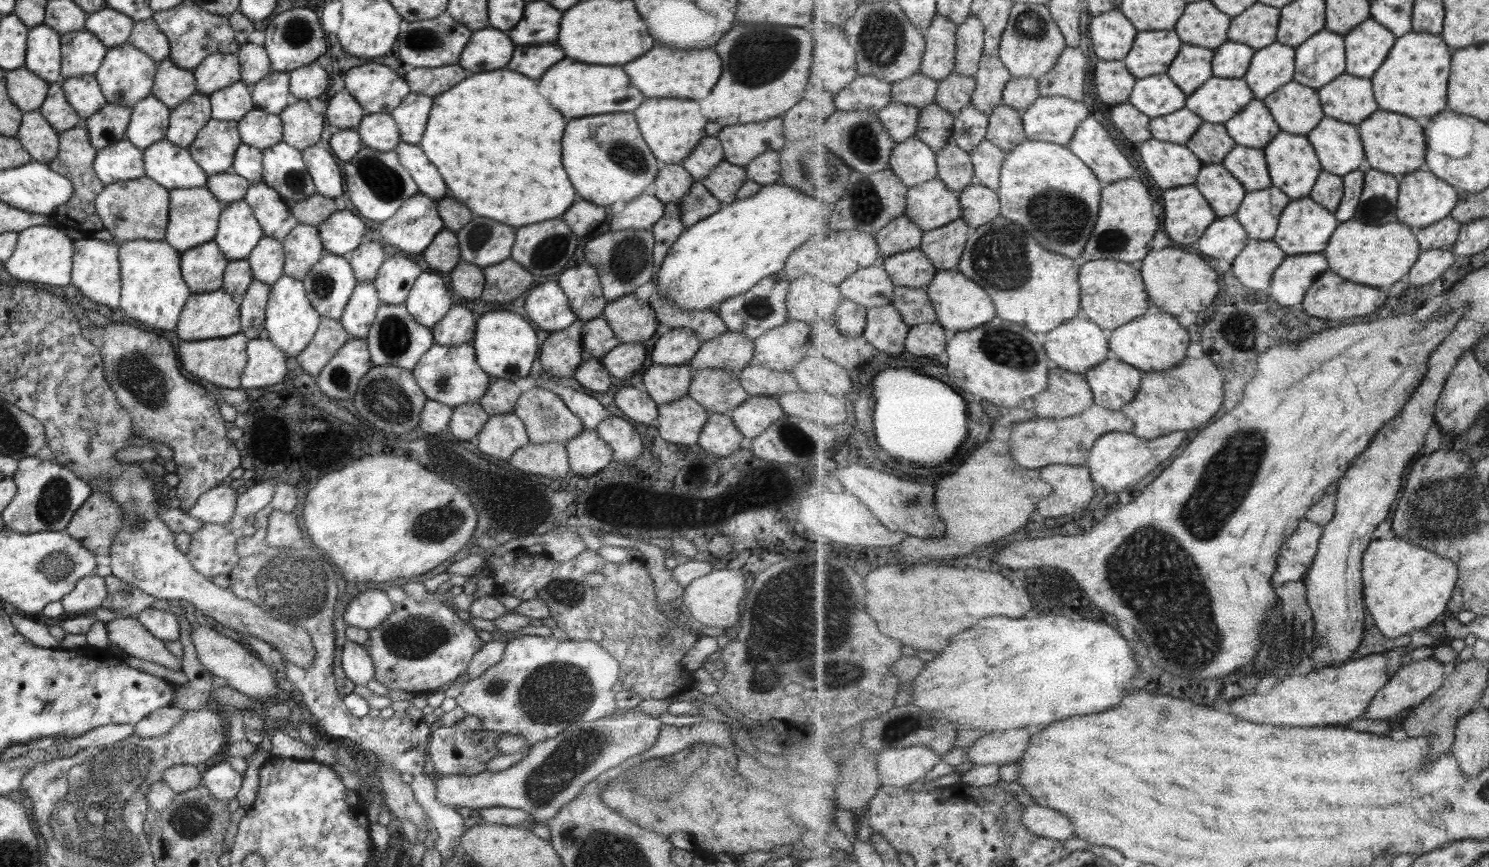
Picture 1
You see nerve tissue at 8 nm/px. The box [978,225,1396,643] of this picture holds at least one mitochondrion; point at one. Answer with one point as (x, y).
(1240, 343)

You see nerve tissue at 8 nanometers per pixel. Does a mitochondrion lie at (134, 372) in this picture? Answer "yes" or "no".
yes

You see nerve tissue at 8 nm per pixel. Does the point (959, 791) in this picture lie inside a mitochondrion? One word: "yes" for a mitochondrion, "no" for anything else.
no

